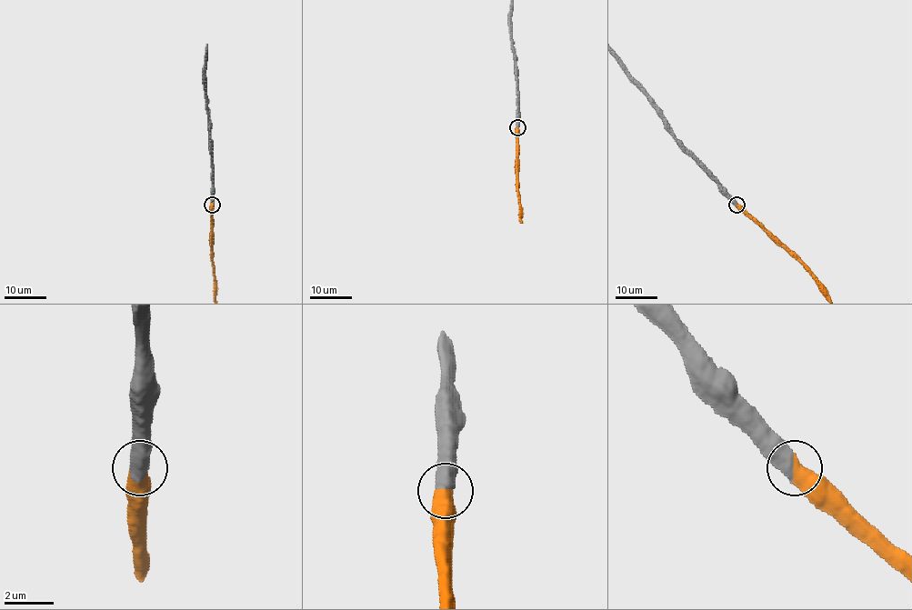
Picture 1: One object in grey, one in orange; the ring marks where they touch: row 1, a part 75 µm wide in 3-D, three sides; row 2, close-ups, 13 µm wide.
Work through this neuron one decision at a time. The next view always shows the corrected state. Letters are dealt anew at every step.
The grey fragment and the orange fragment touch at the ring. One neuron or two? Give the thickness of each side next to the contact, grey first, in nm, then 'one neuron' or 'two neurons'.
650/650 nm | one neuron

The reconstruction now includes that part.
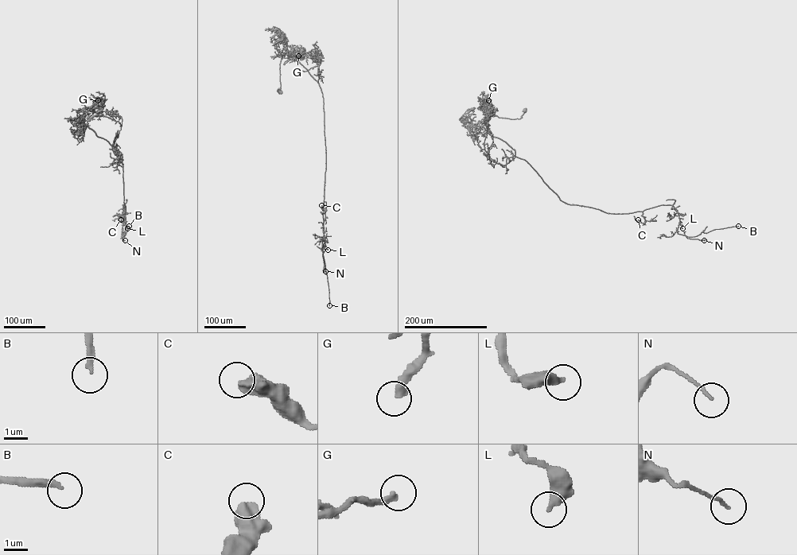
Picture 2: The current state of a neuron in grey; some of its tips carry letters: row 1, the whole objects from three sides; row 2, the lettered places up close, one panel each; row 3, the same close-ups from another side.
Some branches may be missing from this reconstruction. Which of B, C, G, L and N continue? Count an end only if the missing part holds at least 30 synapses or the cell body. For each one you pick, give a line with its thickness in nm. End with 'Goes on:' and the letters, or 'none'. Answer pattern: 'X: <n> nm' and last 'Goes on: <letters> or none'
B: 260 nm
G: 300 nm
Goes on: B, G

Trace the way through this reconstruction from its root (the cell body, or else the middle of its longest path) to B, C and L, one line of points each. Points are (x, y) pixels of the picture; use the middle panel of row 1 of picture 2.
B: (279, 92), (281, 58), (289, 51), (317, 82), (323, 97), (326, 161), (324, 245), (321, 248), (329, 305)
C: (279, 92), (281, 58), (289, 51), (317, 82), (322, 94), (326, 153), (325, 208), (321, 205)
L: (279, 92), (281, 58), (289, 51), (317, 82), (323, 97), (326, 161), (323, 231), (324, 249), (328, 250)

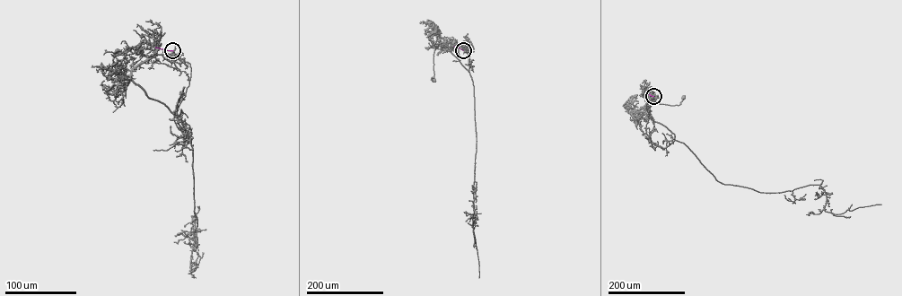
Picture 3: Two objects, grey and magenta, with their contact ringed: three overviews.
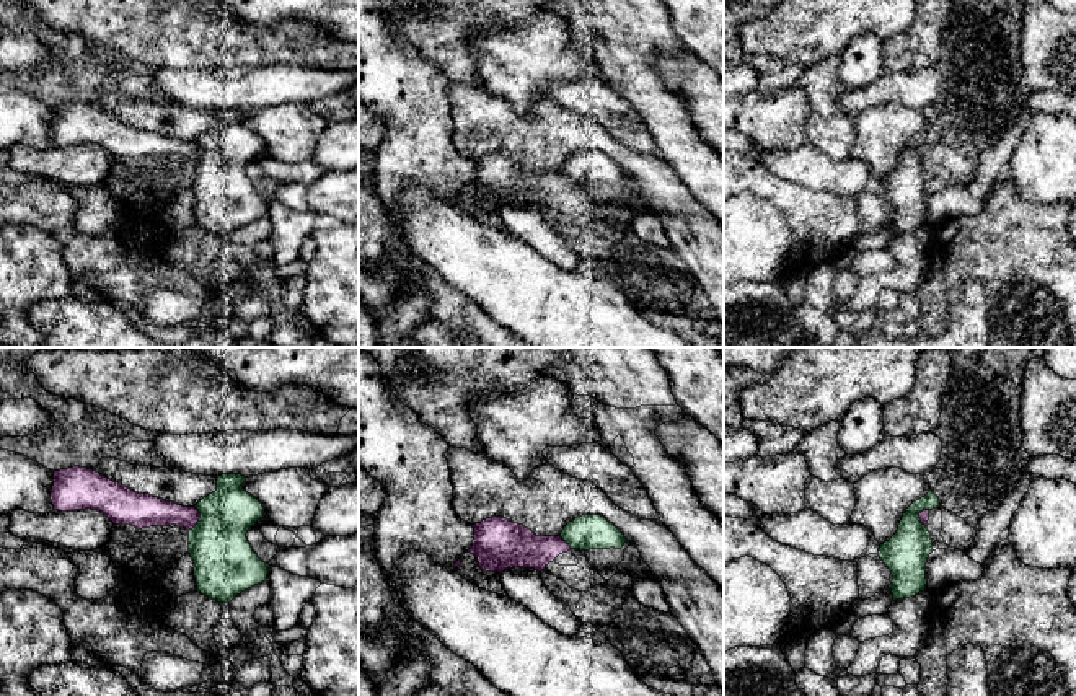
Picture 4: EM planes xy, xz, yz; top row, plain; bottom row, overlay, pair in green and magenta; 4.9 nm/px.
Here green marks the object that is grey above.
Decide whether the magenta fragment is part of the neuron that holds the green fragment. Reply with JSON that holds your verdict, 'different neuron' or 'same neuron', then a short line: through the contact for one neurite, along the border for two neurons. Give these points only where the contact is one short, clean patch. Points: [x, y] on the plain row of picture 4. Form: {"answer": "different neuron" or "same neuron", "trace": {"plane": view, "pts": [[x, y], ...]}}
{"answer": "different neuron"}

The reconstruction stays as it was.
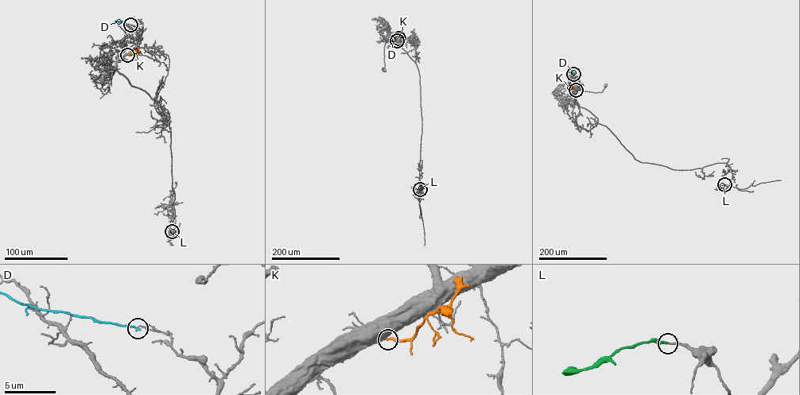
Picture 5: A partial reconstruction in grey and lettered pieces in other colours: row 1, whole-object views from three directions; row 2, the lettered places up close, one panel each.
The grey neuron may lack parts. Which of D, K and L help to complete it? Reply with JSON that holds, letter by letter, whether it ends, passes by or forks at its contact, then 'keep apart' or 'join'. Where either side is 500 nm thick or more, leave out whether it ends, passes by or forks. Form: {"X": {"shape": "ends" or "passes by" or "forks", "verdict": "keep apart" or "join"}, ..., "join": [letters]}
{"D": {"shape": "ends", "verdict": "keep apart"}, "K": {"verdict": "keep apart"}, "L": {"shape": "ends", "verdict": "join"}, "join": ["L"]}

